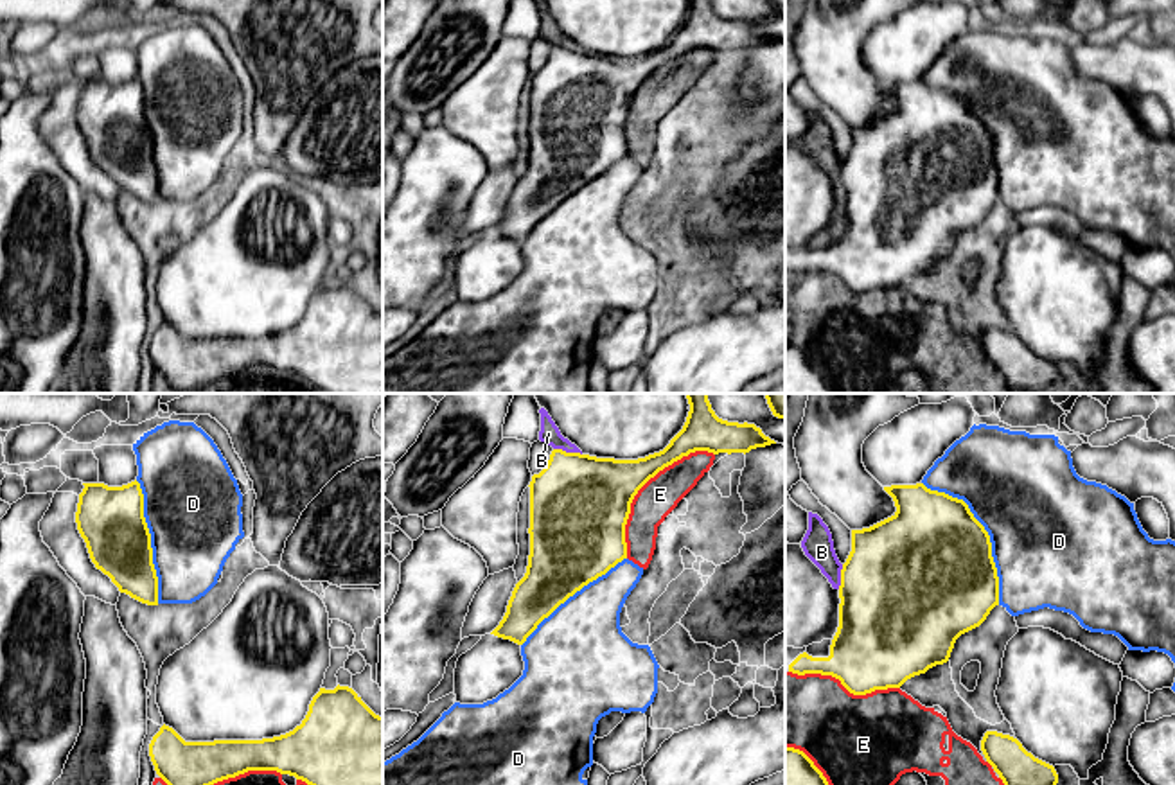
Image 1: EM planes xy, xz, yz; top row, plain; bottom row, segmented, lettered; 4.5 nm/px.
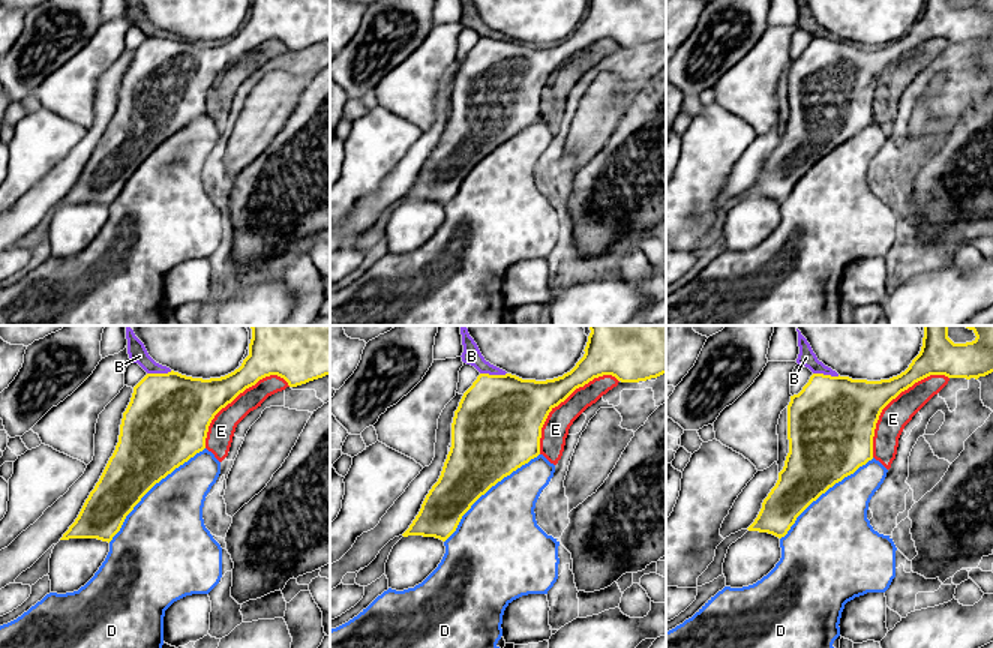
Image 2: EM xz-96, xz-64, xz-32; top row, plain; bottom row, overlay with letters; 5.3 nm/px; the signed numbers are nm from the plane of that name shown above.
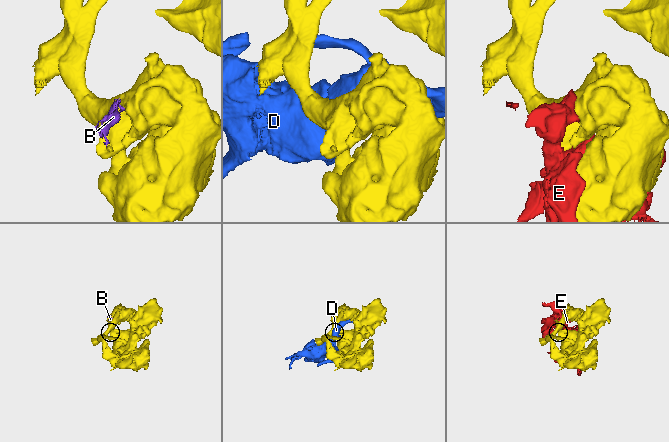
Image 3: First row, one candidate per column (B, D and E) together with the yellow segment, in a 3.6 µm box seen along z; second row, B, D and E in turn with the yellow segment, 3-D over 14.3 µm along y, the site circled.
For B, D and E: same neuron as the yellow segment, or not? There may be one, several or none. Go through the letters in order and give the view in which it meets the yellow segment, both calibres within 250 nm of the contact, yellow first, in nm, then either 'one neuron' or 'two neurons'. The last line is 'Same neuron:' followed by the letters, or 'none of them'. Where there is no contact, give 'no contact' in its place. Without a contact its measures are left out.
B: meets yellow in xz; 440 nm thick on the yellow side, 90 nm on the other; two neurons
D: meets yellow in yz; 480 nm thick on the yellow side, 500 nm on the other; one neuron
E: meets yellow in xz; 380 nm thick on the yellow side, 170 nm on the other; two neurons
Same neuron: D

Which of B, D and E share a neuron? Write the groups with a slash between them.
B E / D

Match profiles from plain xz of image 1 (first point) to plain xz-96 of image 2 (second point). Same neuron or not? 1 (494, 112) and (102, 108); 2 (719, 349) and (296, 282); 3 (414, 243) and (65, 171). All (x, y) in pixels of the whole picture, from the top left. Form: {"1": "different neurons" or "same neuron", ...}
{"1": "different neurons", "2": "different neurons", "3": "different neurons"}

